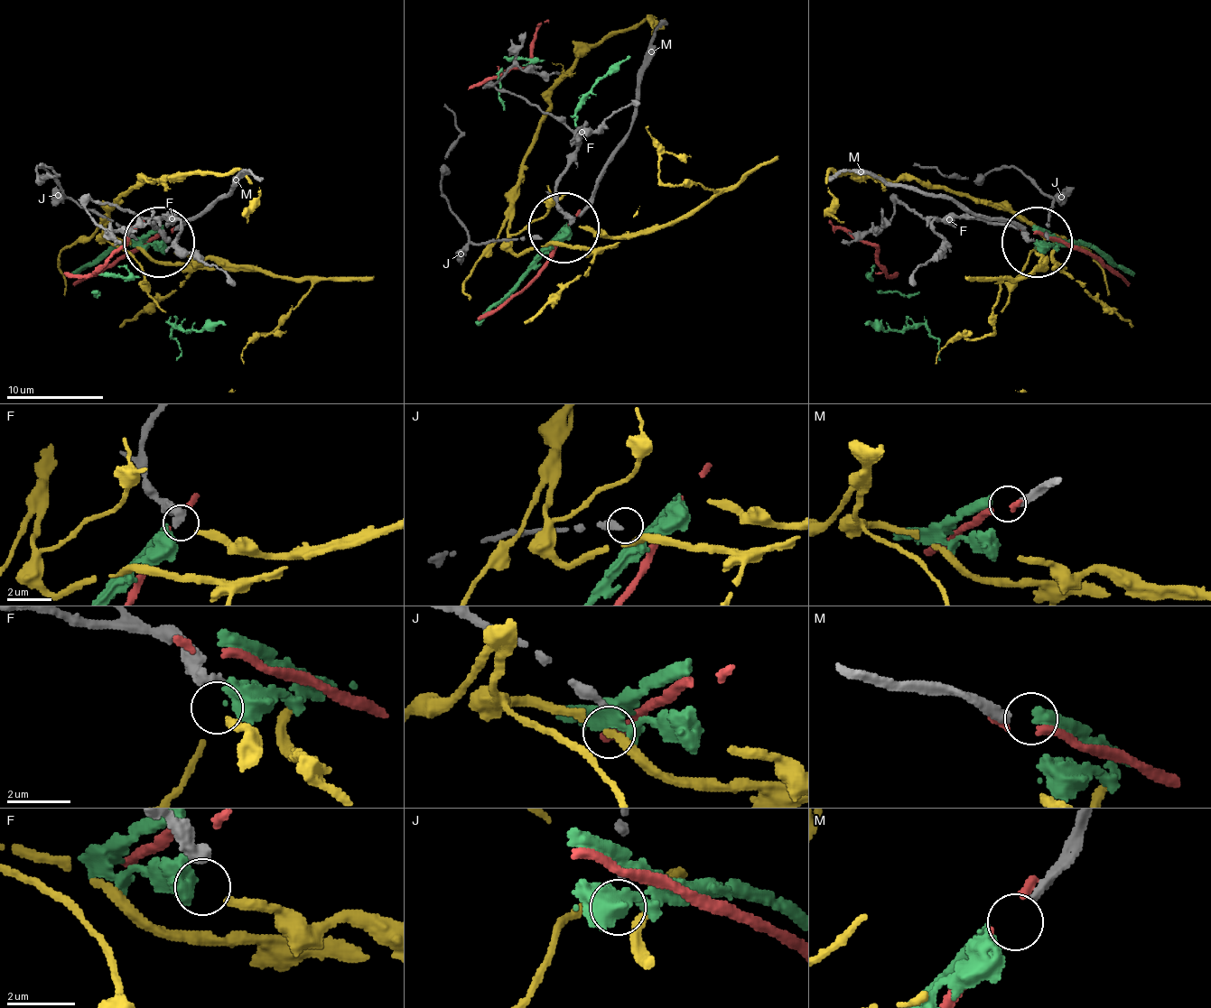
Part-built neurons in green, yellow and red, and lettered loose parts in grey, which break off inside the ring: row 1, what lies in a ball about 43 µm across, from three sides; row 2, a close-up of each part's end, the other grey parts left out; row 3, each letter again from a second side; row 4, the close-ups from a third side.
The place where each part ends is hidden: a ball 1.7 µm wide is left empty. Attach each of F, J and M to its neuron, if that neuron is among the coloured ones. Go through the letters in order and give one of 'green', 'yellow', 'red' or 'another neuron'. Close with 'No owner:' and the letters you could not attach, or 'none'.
F: yellow
J: another neuron
M: another neuron
No owner: J, M

